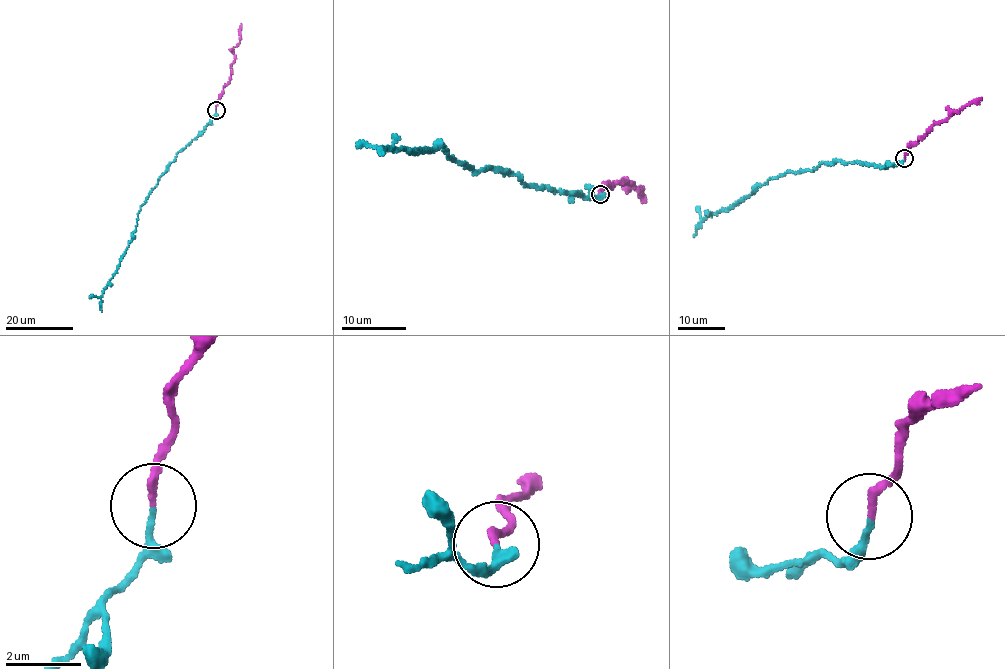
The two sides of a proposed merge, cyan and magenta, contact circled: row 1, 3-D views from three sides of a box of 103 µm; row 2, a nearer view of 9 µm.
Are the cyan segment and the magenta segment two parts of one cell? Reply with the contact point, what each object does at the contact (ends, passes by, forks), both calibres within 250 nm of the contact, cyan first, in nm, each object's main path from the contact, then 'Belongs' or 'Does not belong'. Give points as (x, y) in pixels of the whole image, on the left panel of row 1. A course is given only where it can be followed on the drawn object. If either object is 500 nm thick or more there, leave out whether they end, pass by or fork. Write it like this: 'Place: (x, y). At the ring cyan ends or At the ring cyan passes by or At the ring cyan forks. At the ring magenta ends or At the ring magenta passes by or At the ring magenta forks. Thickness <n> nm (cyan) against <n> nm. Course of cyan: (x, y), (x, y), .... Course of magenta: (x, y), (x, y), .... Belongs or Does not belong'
Place: (216, 110). At the ring cyan ends. At the ring magenta ends. Thickness 140 nm (cyan) against 180 nm. Course of cyan: (215, 110), (201, 134), (179, 150), (140, 206), (133, 238), (103, 290), (102, 311). Course of magenta: (215, 110), (217, 99), (230, 80), (235, 59), (233, 49), (239, 43), (241, 23). Belongs

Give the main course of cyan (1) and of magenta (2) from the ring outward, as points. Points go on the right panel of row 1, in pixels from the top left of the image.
1: (904, 158), (881, 168), (838, 161), (789, 171), (755, 187), (732, 207), (708, 216), (693, 237)
2: (904, 158), (908, 146), (923, 137), (933, 123), (982, 98)

